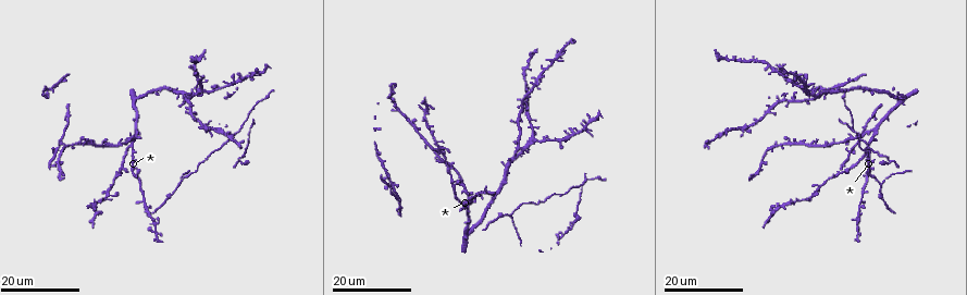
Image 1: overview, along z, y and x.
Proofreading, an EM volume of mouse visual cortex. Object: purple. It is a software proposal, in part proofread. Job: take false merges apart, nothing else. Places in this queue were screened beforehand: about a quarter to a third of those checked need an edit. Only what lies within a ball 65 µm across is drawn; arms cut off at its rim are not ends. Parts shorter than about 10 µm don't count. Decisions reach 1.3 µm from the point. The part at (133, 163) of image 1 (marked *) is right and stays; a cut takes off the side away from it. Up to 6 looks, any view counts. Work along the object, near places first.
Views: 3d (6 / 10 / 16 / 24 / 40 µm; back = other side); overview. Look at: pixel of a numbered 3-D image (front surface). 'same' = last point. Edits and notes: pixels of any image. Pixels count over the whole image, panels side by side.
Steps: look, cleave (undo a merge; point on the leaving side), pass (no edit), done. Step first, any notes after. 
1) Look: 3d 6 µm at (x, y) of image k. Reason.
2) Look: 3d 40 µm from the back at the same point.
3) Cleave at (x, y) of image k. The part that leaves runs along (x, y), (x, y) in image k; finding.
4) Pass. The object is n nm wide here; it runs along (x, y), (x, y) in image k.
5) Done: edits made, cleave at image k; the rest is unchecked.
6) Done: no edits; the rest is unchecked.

Look: 3d 24 µm at (582, 184) of image 1. Three-way junction.

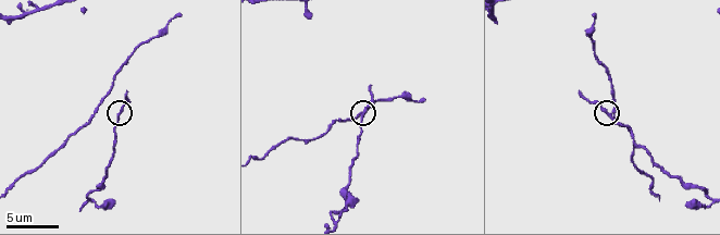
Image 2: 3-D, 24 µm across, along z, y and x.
Look: 3d 6 µm at (607, 113) of image 2.

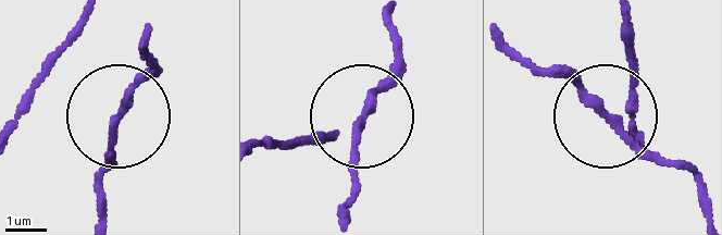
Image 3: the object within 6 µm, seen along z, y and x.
Look: 3d 6 µm from the back at (357, 126) of image 3.

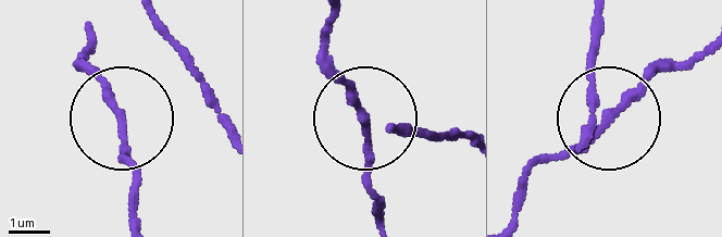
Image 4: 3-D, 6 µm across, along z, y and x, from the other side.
Pass. It runs along (583, 128), (589, 76), (600, 122), (520, 177) in image 4; one neuron here.

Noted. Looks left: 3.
Look: 3d 24 µm at (535, 139) of image 1.

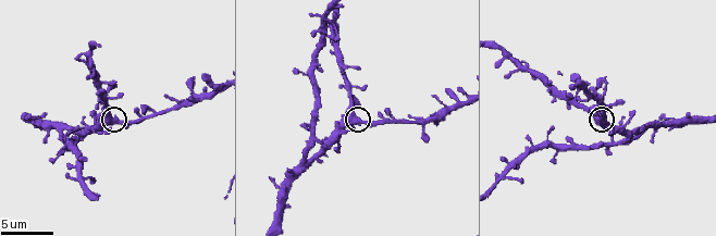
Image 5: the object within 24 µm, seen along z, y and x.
Look: 3d 10 µm at (354, 119) of image 5.

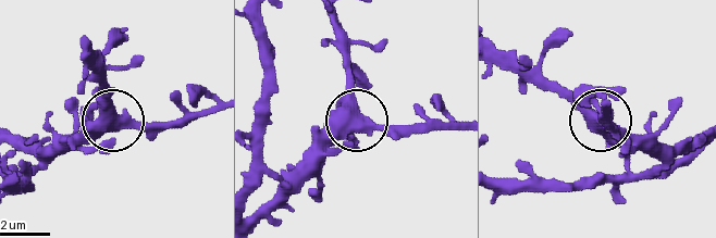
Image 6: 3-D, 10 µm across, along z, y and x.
Pass. It runs along (257, 221), (357, 124), (430, 127) in image 6; all the same neuron.

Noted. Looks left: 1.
Done: no edits; the rest is unchecked.

